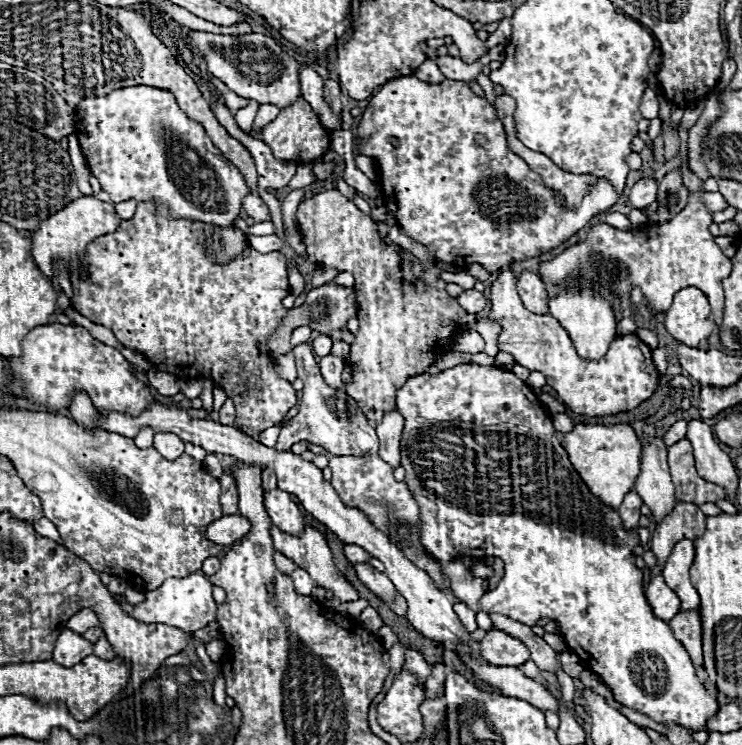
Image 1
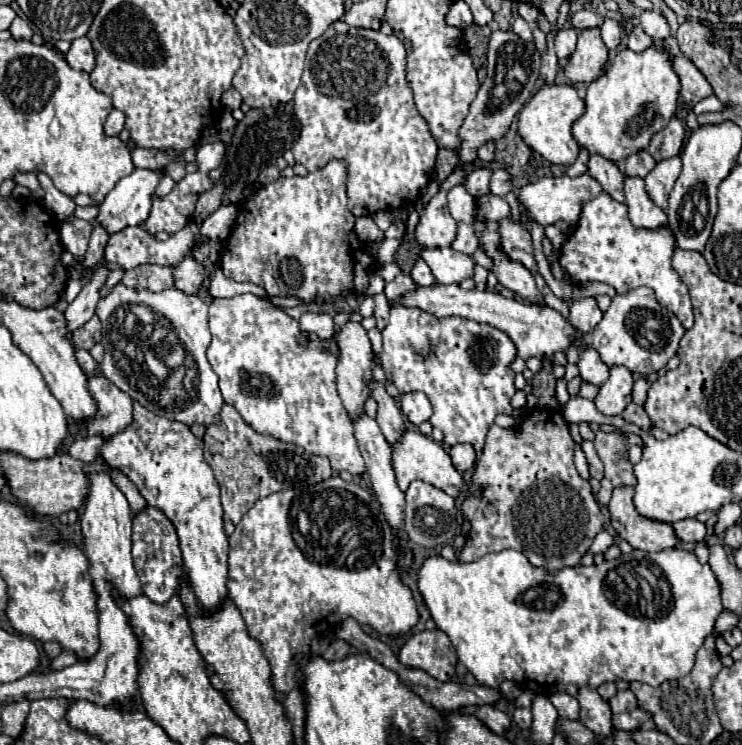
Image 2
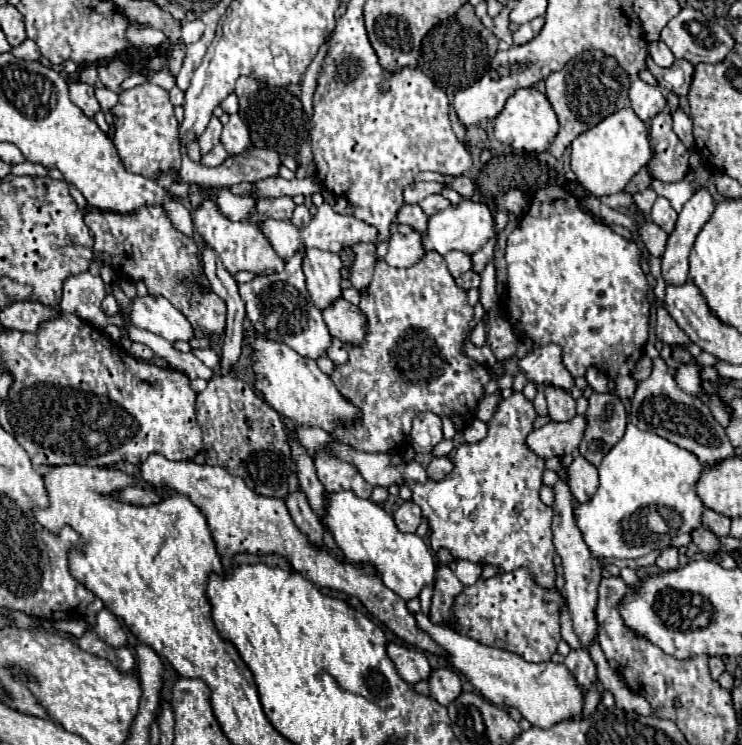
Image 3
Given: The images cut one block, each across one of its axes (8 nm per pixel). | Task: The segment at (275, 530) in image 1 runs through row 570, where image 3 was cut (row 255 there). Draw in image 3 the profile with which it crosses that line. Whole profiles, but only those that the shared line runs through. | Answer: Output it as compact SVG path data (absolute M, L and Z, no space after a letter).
M310 248L304 260L304 274L310 298L314 300L318 310L326 310L334 300L342 296L340 288L340 270L342 270L340 256L332 252L322 252L318 248Z

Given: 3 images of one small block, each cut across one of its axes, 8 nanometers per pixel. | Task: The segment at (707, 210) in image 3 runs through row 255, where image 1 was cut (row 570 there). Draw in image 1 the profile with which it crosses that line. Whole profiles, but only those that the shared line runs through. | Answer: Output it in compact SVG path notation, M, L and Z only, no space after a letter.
M680 540L664 570L662 570L662 576L666 580L666 584L680 596L682 604L680 604L680 612L688 612L688 610L698 610L700 606L700 596L696 592L696 588L692 586L690 582L690 576L688 576L688 570L694 562L694 542L692 540Z

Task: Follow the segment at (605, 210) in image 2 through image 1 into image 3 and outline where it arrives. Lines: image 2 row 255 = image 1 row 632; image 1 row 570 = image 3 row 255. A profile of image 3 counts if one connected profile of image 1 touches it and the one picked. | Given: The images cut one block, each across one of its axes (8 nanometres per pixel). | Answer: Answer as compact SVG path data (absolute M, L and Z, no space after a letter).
M546 186L546 188L540 188L534 196L532 196L532 202L530 202L530 208L528 212L524 214L524 218L520 220L520 224L514 228L514 232L508 236L508 246L506 246L506 264L508 264L508 320L510 324L514 324L514 332L518 336L528 336L534 340L534 346L544 346L544 344L558 344L562 346L564 350L564 364L566 368L570 370L570 374L574 378L578 376L584 376L586 374L586 368L592 364L596 366L598 370L606 372L608 368L608 376L616 378L616 396L620 400L624 398L632 398L634 396L634 388L636 388L636 380L634 380L634 368L636 368L636 362L638 358L642 358L642 348L646 344L646 336L648 336L648 320L650 320L650 302L648 302L648 280L646 280L646 274L642 272L642 266L640 266L640 248L636 246L634 240L626 240L624 236L616 234L614 230L610 230L606 224L594 220L588 212L584 212L578 204L578 200L568 194L564 188L552 188L552 186Z

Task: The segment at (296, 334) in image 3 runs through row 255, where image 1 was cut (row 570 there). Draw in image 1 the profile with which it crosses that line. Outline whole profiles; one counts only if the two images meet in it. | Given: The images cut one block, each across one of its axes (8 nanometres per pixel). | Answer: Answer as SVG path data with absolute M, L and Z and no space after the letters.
M296 568L290 576L292 576L292 580L294 580L294 588L296 588L296 592L308 596L310 590L314 588L314 582L312 582L312 578L308 576L308 572L302 570L302 568Z

